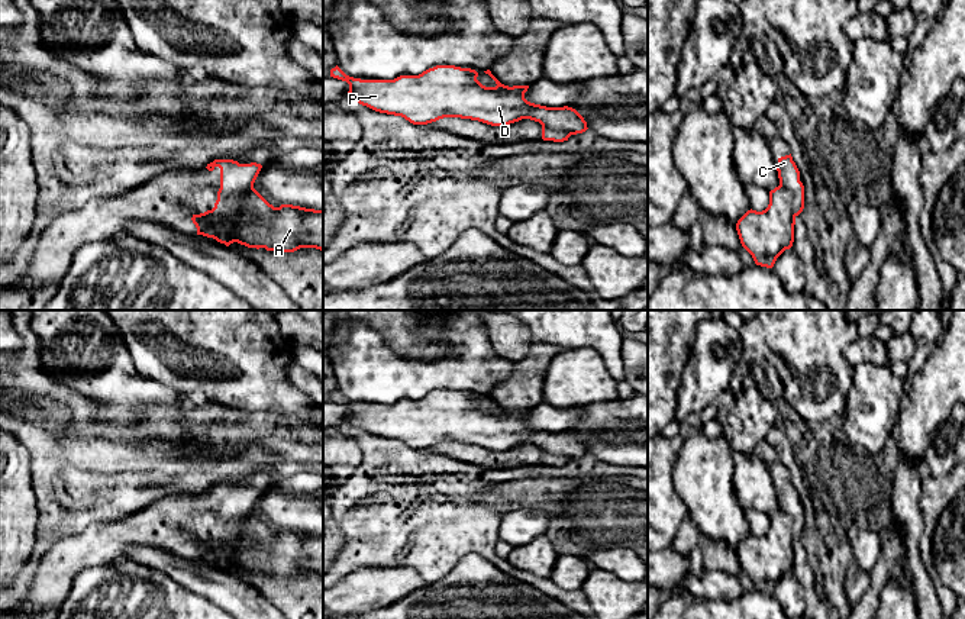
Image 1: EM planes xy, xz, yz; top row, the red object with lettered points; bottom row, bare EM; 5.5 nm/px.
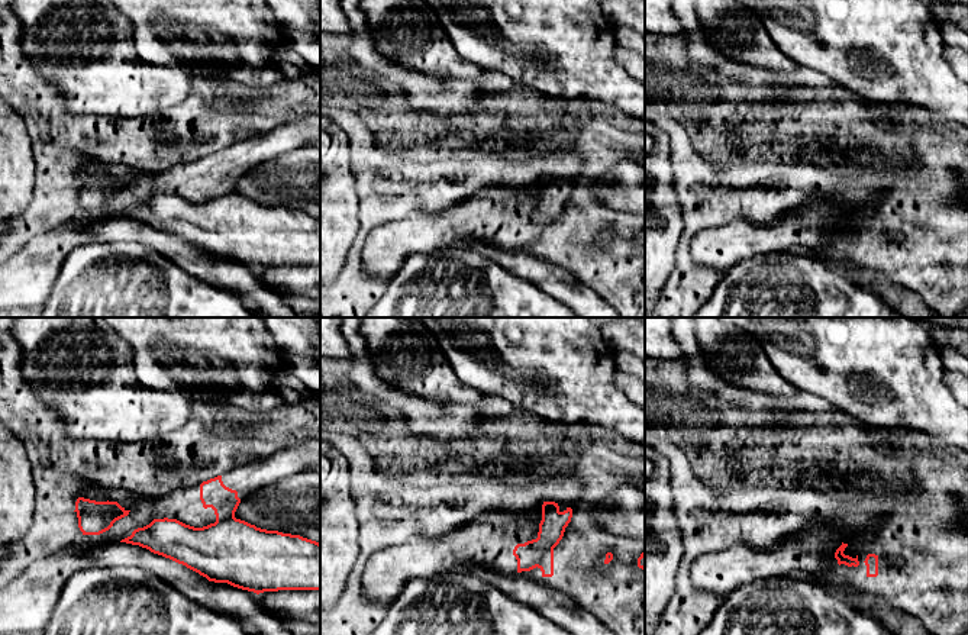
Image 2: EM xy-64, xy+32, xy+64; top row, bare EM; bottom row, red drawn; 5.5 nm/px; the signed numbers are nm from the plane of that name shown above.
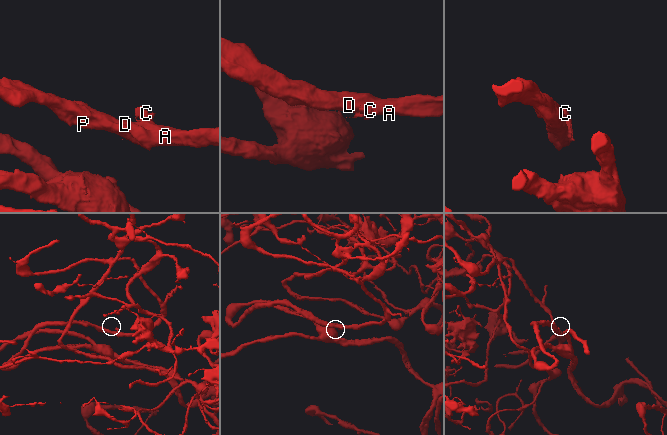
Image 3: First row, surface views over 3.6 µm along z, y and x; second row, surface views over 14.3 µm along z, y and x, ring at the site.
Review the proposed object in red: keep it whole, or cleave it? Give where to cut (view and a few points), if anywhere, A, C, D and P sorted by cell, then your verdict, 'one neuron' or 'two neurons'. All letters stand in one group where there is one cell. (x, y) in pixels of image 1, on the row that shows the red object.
cut xy (252, 186), (239, 196), (234, 221), (219, 223), (212, 237); groups A D P / C; two neurons

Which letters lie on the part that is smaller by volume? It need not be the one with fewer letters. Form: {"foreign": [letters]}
{"foreign": ["C"]}

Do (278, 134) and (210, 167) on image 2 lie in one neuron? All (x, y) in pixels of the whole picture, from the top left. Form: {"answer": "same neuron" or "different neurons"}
{"answer": "same neuron"}

